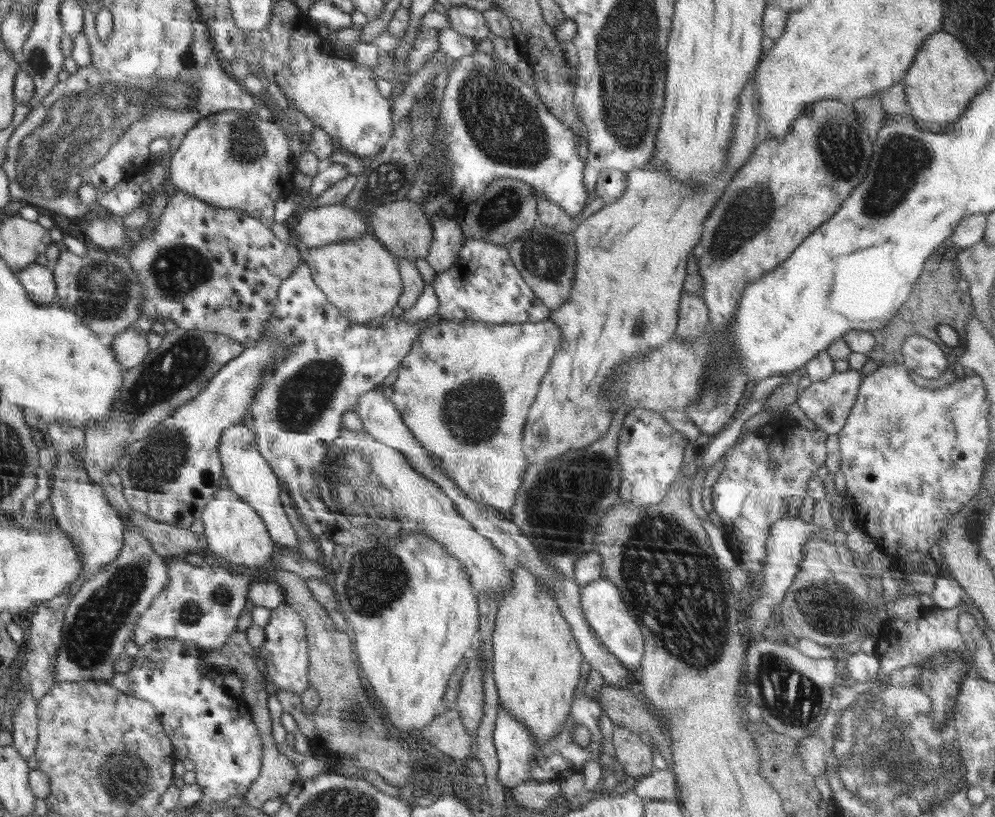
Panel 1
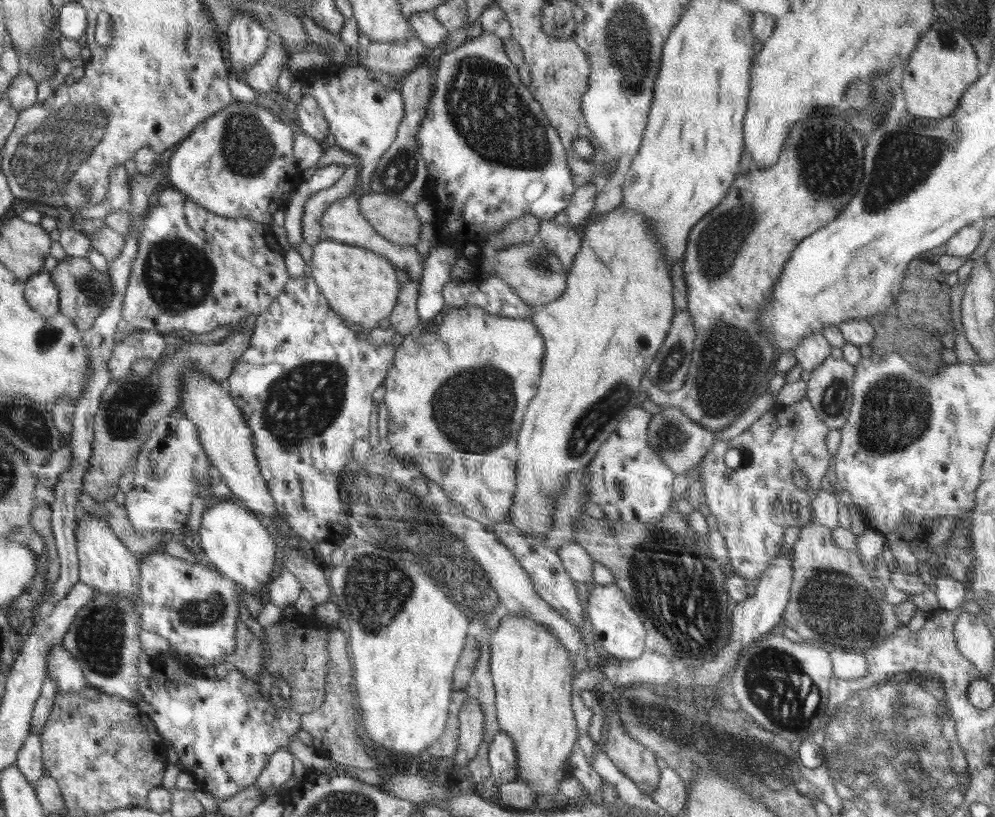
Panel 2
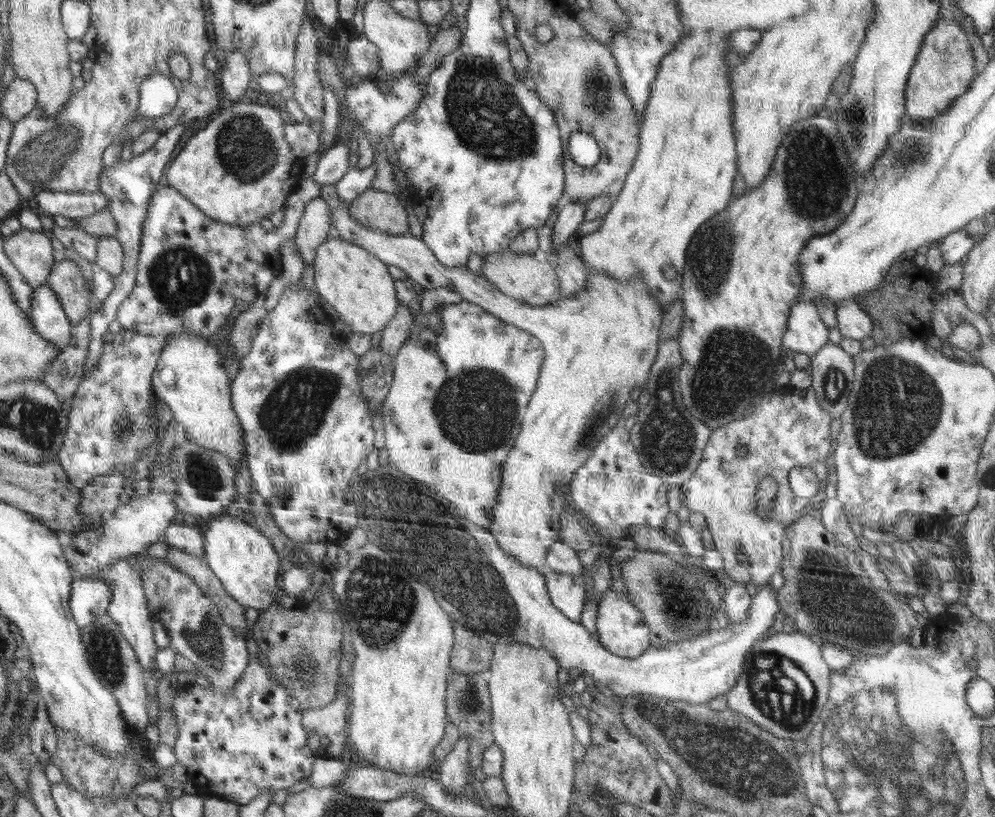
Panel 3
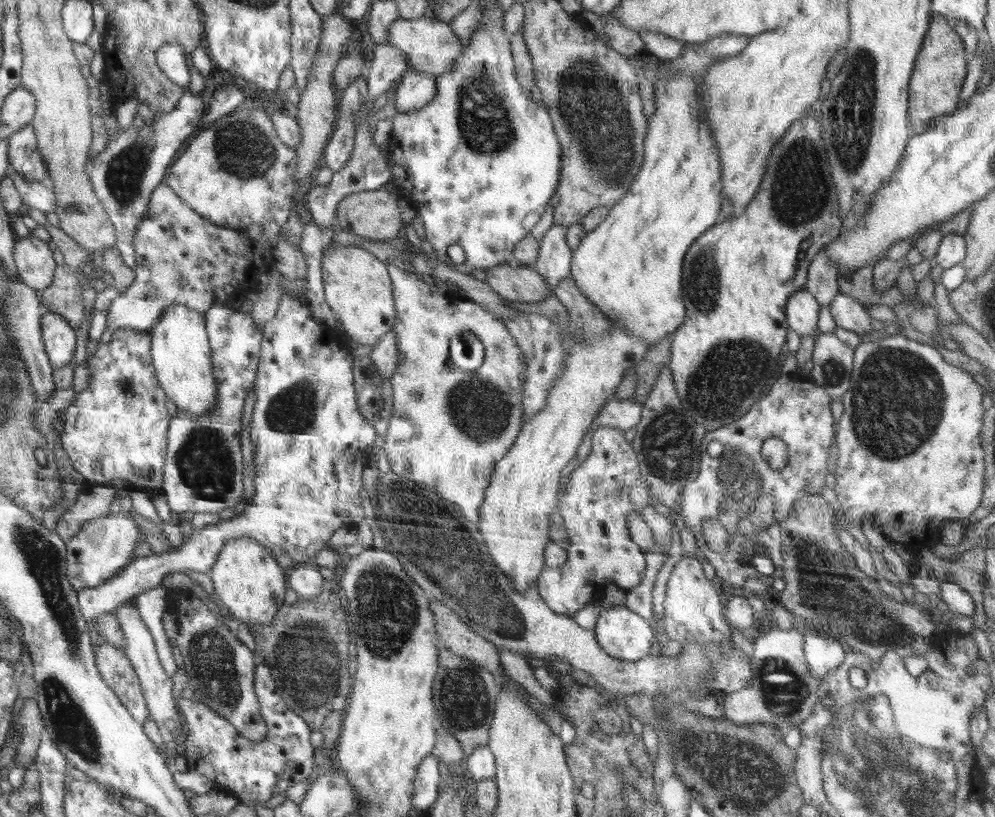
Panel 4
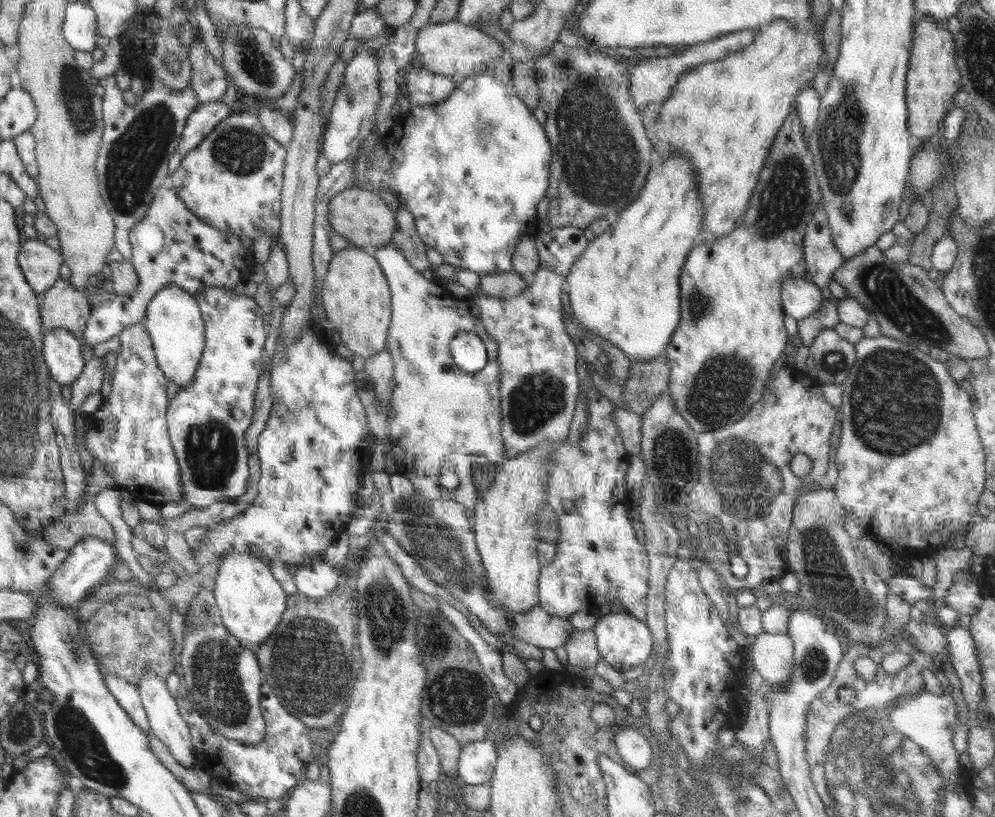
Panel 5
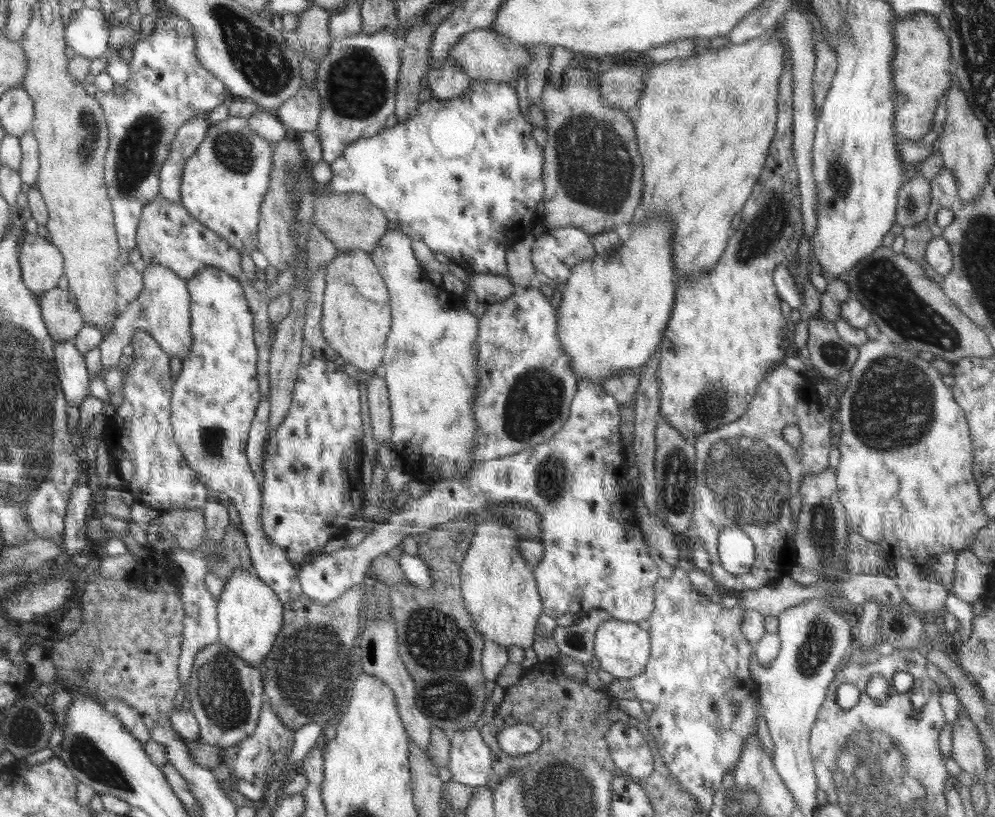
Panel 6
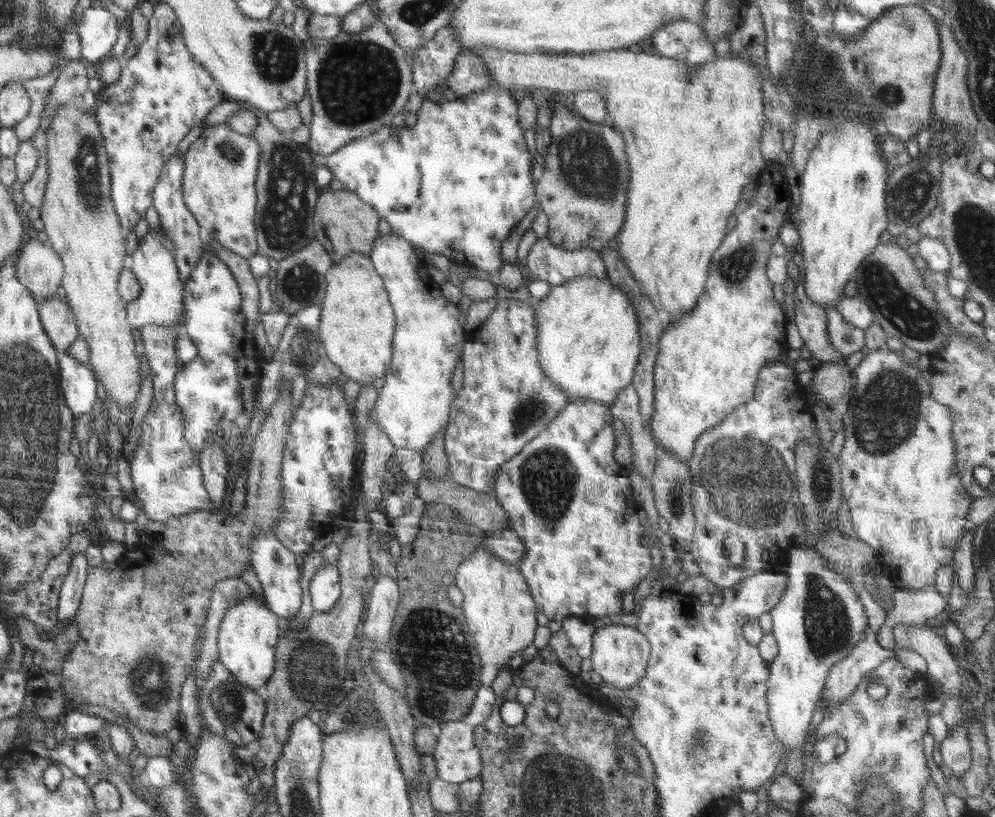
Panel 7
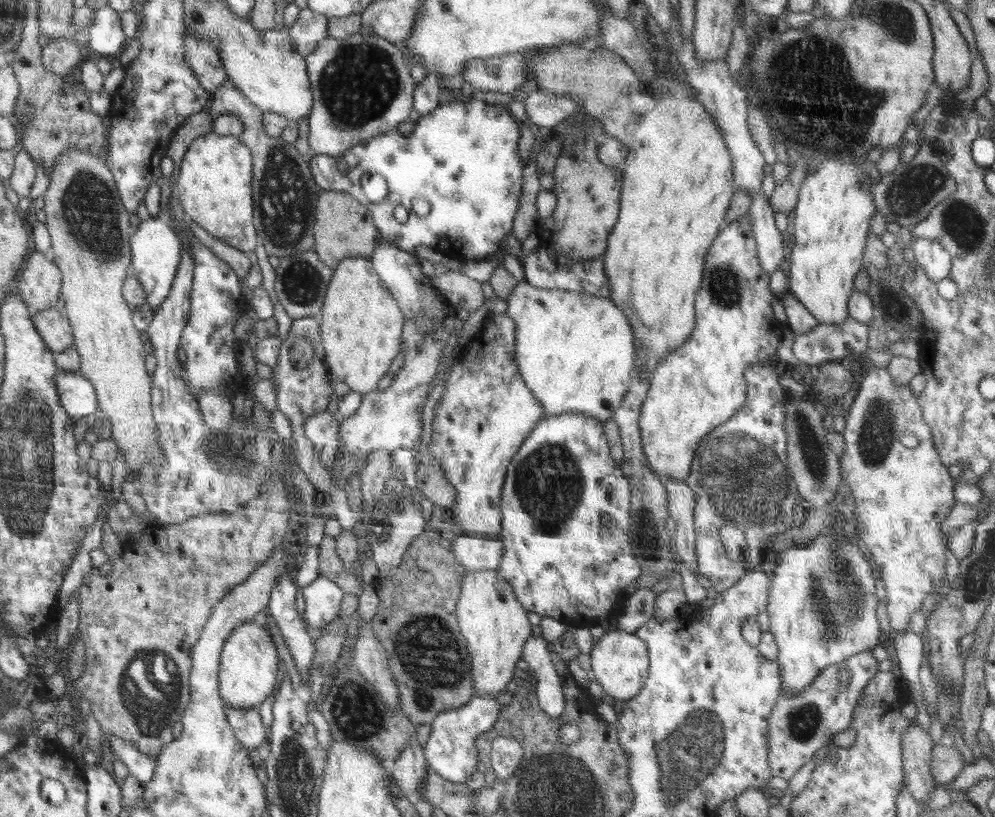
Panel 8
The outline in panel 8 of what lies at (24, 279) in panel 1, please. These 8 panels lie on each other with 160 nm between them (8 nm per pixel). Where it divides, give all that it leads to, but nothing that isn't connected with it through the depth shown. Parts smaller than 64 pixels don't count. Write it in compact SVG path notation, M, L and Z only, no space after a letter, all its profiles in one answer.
M58 371L59 403L67 410L69 418L75 422L83 416L97 412L94 383L83 377L81 371Z

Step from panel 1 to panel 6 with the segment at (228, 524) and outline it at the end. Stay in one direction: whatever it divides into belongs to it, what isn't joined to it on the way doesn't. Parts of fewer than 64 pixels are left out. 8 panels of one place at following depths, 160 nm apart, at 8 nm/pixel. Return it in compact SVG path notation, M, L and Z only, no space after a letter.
M236 569L226 580L224 592L218 598L217 623L219 641L229 648L236 657L258 667L263 665L275 644L276 634L281 632L282 602L264 582L260 581L255 571Z

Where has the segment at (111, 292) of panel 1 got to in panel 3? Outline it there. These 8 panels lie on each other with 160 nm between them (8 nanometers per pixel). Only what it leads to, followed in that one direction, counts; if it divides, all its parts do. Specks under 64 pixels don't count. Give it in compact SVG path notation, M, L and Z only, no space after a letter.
M73 260L57 262L48 284L59 295L72 326L82 322L94 307L93 284L84 278L83 270Z

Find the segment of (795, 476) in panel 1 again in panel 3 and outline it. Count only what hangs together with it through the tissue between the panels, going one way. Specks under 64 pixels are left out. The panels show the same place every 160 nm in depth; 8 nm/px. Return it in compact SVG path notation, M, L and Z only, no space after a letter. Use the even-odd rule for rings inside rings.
M812 387L773 388L761 399L763 401L755 406L750 415L713 429L700 464L682 487L682 504L690 513L700 512L706 519L715 550L724 560L723 573L736 583L751 583L759 588L768 586L772 576L782 571L784 532L804 514L807 501L792 492L788 484L789 472L796 467L808 467L817 474L821 485L809 503L819 505L820 500L825 498L824 490L828 482L826 458L834 445L830 434L832 418L820 408ZM739 444L747 448L744 457L736 455ZM767 476L776 480L778 488L769 513L764 518L755 513L756 487ZM738 554L748 558L748 568L740 566Z

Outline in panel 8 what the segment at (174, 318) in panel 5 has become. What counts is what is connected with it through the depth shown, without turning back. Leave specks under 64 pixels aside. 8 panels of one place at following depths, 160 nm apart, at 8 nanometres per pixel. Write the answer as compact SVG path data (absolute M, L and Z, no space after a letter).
M158 216L141 221L136 232L132 235L132 272L144 287L147 297L145 309L156 312L157 308L170 296L172 282L178 272L180 262L180 244L172 228L166 220L158 220Z

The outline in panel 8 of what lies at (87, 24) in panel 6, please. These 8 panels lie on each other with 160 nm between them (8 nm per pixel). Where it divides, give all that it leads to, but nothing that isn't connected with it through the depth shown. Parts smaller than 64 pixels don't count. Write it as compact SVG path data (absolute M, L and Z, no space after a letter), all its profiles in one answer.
M103 6L94 11L90 25L88 26L89 40L88 50L91 57L105 58L110 55L118 56L127 46L122 30L120 15L118 11Z

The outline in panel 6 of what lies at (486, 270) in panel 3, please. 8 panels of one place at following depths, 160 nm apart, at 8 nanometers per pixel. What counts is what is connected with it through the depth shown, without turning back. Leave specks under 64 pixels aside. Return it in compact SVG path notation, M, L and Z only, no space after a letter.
M496 273L470 274L469 288L480 302L492 304L506 300L510 295L516 294L512 283L506 275Z

